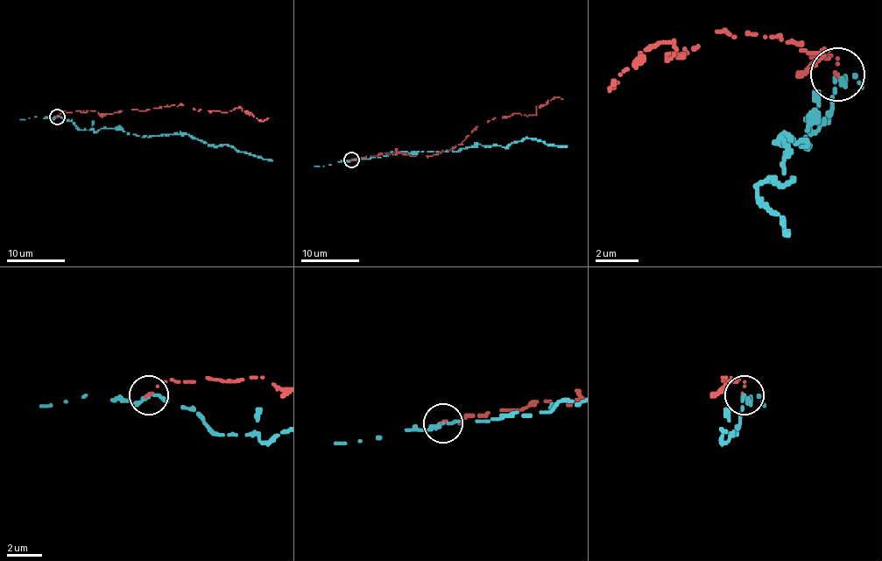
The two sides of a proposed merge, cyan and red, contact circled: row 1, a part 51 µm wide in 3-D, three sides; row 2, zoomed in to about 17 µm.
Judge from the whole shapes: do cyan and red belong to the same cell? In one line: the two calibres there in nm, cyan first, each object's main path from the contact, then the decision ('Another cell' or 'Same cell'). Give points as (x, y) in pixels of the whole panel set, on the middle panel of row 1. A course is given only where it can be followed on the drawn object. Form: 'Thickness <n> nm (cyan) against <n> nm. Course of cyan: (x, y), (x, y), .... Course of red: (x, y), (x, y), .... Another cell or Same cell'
Thickness 320 nm (cyan) against 170 nm. Course of cyan: (351, 160), (389, 152), (457, 152), (479, 144), (502, 147), (529, 138), (567, 147). Course of red: (351, 160), (382, 152), (432, 156), (451, 150), (492, 119), (534, 115), (536, 106), (562, 98). Another cell

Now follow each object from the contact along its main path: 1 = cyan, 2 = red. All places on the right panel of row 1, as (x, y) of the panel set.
1: (838, 75), (828, 124), (812, 129), (812, 118), (807, 151), (779, 140), (790, 178), (758, 188), (790, 237)
2: (838, 75), (833, 54), (812, 65), (822, 49), (716, 32), (613, 81)

